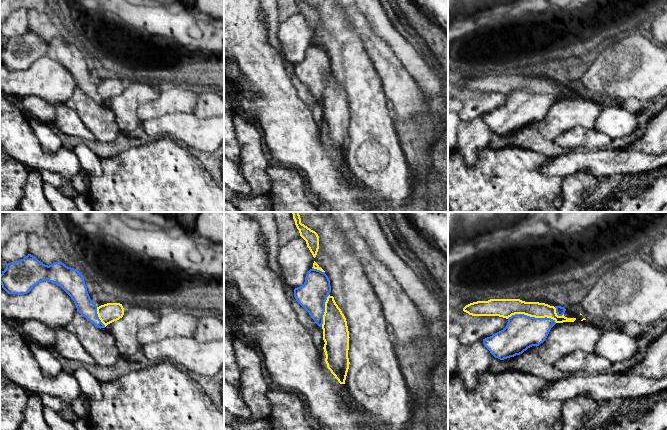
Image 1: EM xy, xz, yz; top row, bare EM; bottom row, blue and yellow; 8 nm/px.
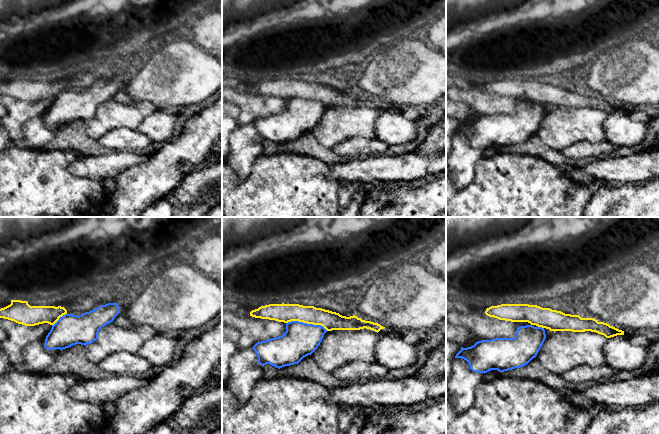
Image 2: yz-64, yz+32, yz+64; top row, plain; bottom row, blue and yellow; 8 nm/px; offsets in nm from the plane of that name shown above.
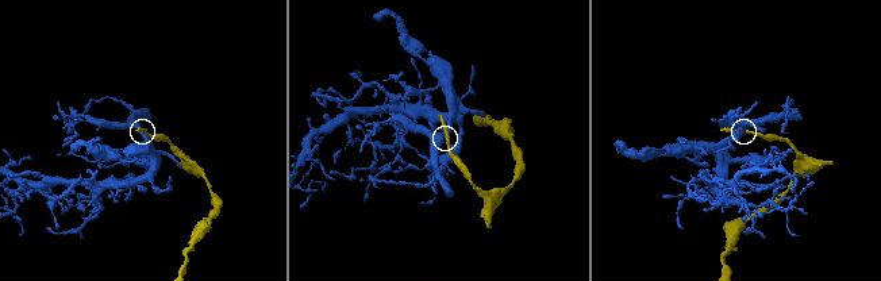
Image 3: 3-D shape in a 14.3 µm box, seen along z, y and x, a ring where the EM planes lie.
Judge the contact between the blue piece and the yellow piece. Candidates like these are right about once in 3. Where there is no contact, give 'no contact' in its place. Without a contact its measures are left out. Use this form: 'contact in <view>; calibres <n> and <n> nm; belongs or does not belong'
contact in yz; calibres 280 and 150 nm; does not belong

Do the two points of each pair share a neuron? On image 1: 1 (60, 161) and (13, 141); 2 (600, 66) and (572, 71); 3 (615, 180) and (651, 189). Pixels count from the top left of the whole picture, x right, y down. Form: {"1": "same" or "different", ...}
{"1": "same", "2": "different", "3": "different"}

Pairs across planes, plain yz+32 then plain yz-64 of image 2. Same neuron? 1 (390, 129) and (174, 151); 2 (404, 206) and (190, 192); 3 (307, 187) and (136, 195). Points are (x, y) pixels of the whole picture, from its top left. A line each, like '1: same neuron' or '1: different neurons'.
1: different neurons
2: different neurons
3: different neurons

